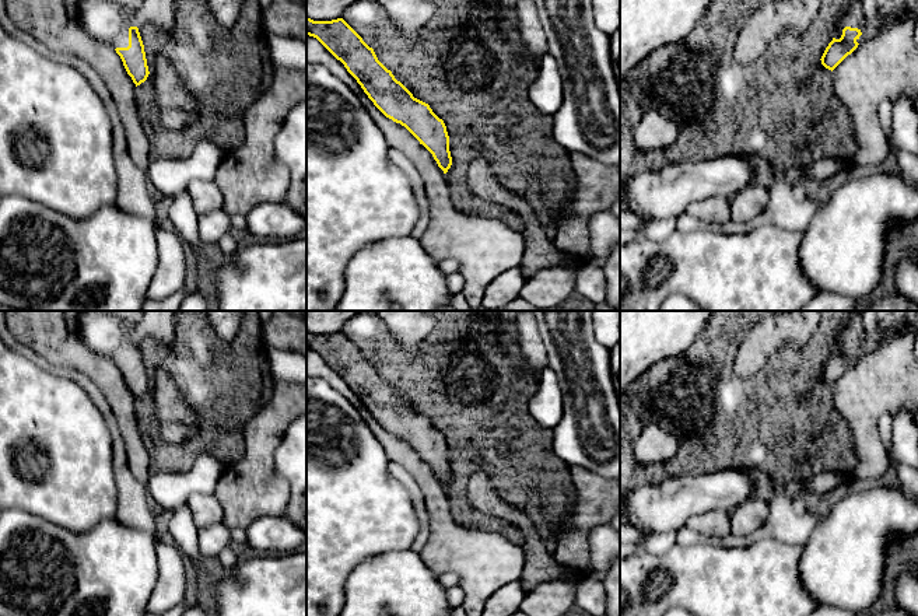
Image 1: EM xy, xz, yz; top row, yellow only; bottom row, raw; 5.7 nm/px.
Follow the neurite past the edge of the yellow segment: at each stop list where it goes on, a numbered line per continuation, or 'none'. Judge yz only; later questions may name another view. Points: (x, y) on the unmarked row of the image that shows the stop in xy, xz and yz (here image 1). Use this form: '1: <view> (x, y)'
1: yz (869, 328)

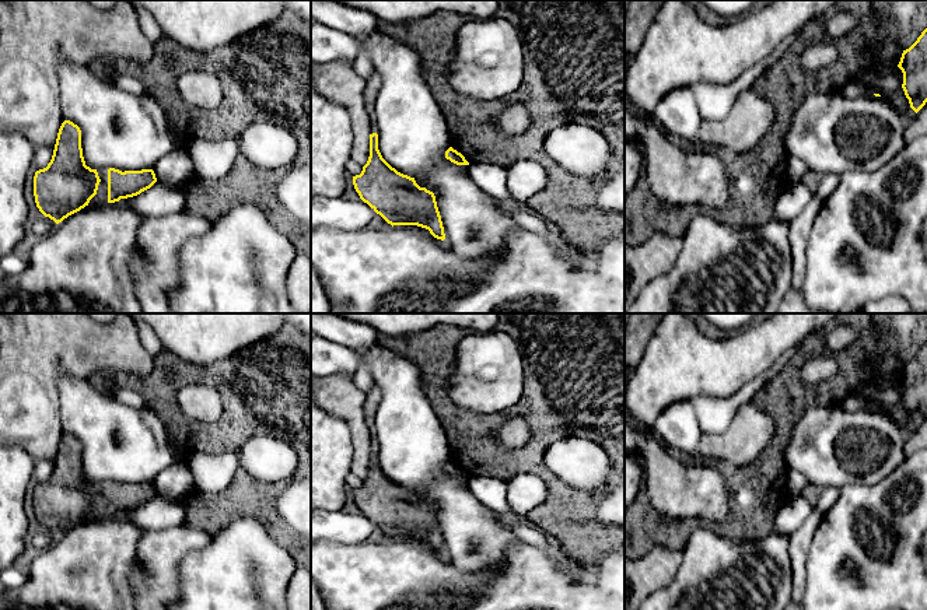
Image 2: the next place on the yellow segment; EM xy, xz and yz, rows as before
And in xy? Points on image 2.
1: xy (101, 511)

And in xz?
1: xz (373, 398)

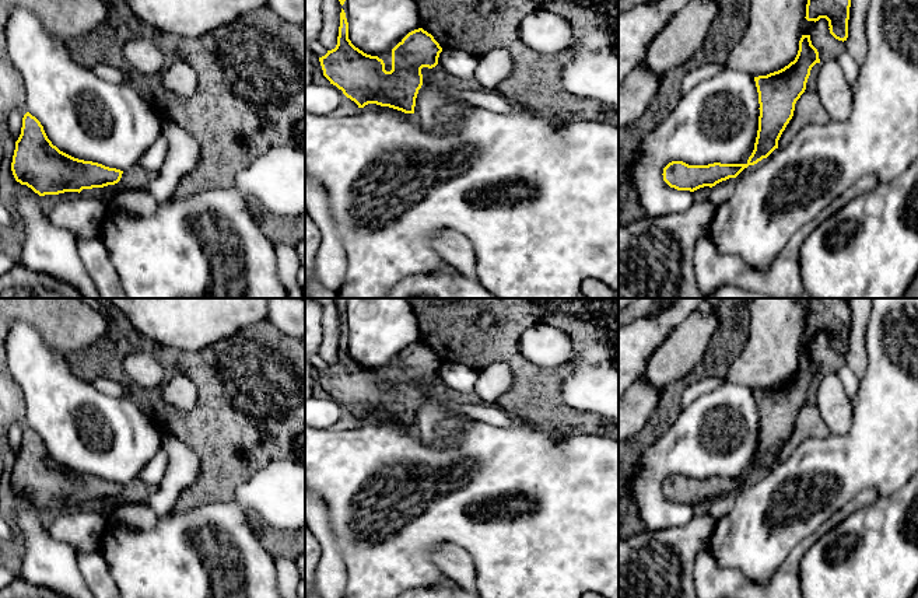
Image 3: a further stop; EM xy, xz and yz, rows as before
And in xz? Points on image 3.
1: xz (386, 370)

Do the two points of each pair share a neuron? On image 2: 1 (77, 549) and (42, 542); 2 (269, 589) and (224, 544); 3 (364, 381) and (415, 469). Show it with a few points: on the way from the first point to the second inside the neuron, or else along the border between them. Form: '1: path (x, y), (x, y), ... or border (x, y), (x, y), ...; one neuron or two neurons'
1: border (58, 537), (39, 551); two neurons
2: path (259, 574), (259, 564), (254, 558), (240, 558); one neuron
3: border (368, 351), (366, 365), (375, 384); two neurons

